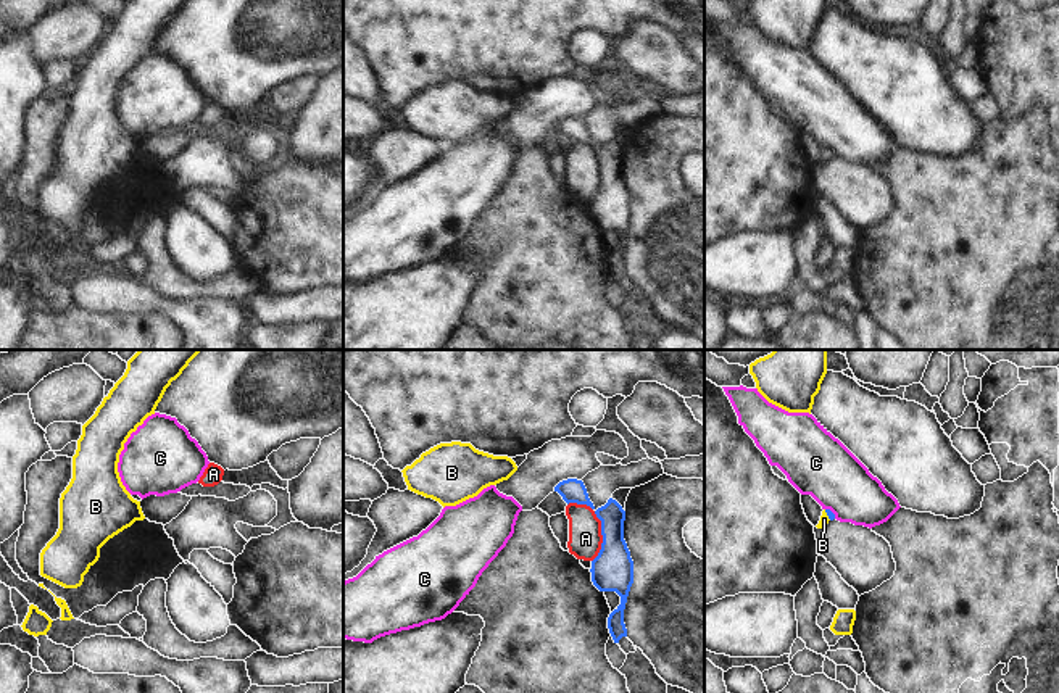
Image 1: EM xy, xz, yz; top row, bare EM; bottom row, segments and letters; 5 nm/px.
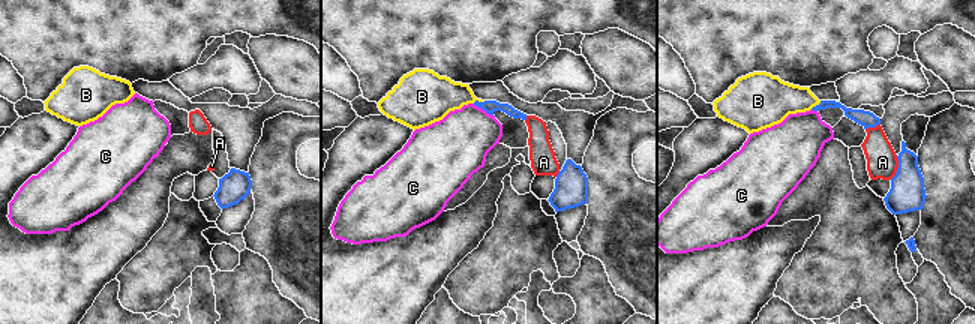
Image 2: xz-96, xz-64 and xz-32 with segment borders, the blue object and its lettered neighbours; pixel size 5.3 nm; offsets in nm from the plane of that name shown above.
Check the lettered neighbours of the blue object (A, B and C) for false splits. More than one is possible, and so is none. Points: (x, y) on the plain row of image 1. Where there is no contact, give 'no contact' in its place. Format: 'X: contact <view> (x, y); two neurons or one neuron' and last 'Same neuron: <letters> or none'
A: contact xz (602, 163); two neurons
B: contact yz (827, 153); one neuron
C: contact yz (832, 152); two neurons
Same neuron: B

